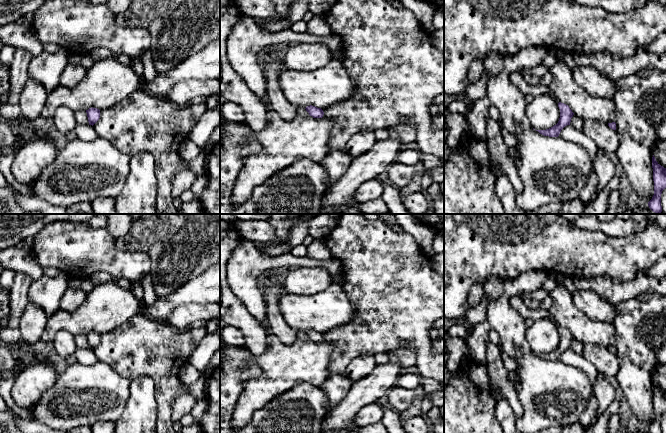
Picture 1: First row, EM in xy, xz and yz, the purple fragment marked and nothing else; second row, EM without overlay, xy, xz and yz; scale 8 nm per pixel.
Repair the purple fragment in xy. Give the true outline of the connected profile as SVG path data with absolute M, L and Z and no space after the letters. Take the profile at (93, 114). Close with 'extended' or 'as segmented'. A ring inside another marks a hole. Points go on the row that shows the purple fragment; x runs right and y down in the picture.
M89 108L86 110L89 125L94 125L100 118L100 110L97 108Z; as segmented

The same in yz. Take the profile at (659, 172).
M654 155L652 157L652 168L654 181L654 195L652 199L648 202L648 206L653 212L661 213L661 194L662 191L666 188L666 168L661 166L656 161Z; as segmented

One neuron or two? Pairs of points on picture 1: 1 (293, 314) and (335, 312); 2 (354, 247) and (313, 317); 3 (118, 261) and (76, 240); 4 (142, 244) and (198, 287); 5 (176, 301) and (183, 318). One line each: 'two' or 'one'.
1: one
2: two
3: one
4: two
5: two

